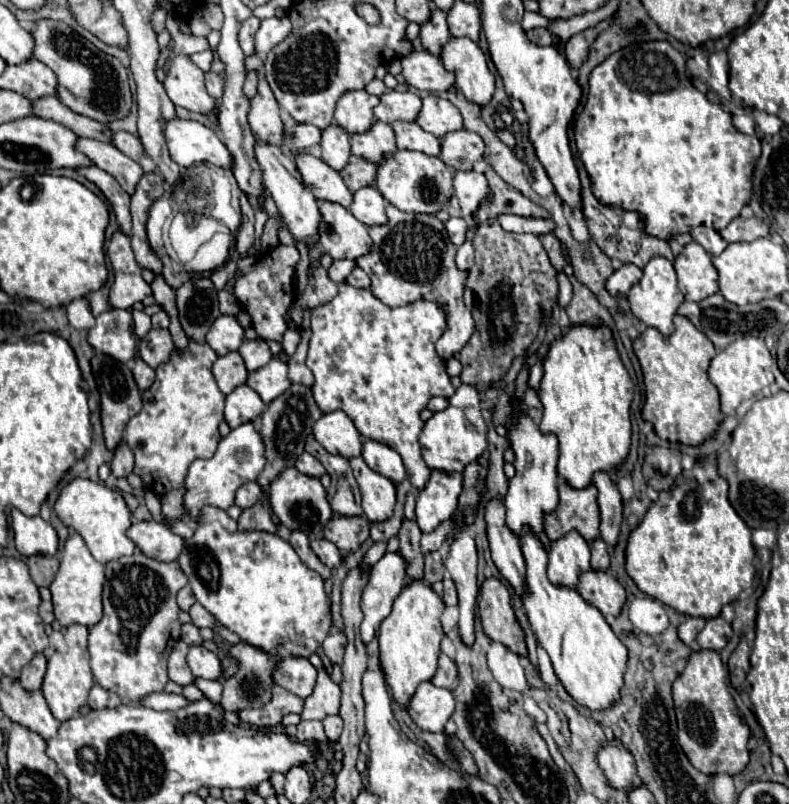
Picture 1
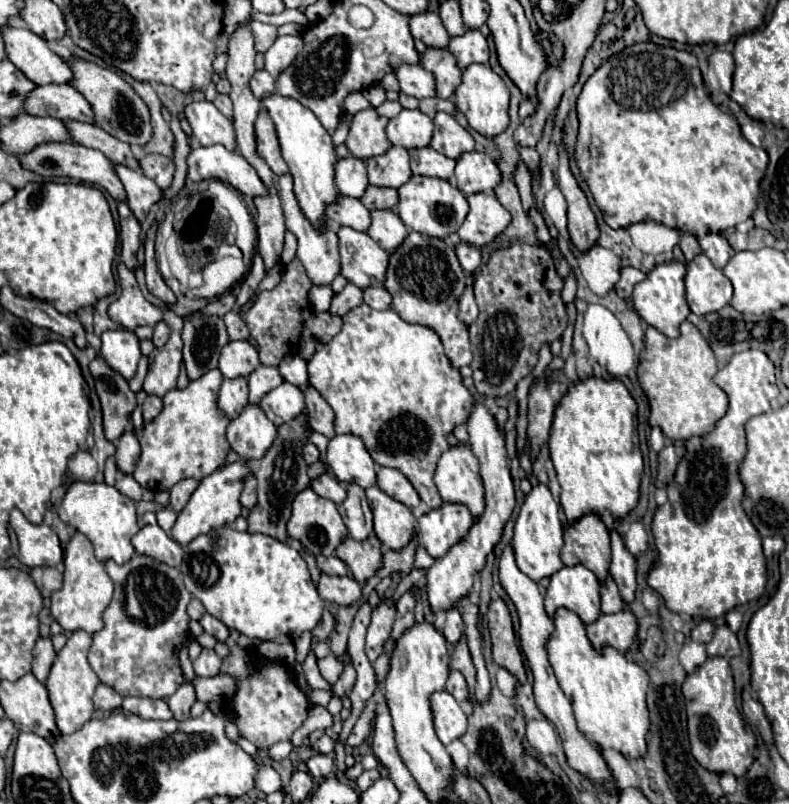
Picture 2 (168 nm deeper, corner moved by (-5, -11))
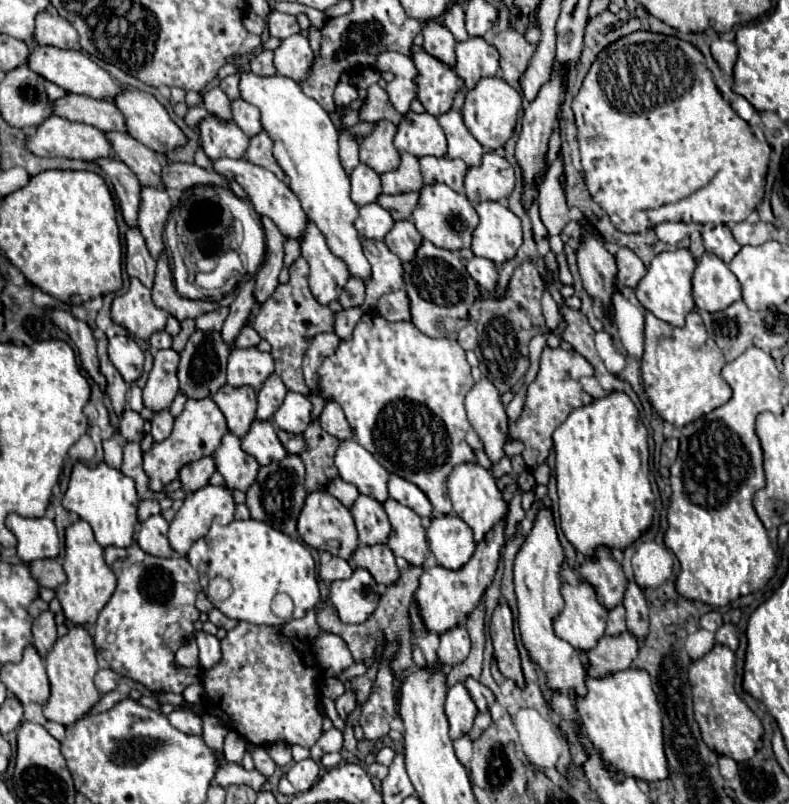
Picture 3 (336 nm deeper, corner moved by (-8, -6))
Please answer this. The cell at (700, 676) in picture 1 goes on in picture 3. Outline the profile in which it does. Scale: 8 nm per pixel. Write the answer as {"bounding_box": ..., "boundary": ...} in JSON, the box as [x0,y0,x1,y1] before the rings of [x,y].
{"bounding_box":[689,644,763,762],"boundary":[[[717,644],[711,652],[695,660],[689,668],[695,720],[699,724],[705,744],[717,754],[731,756],[733,760],[743,762],[755,754],[757,742],[763,734],[763,726],[761,720],[749,710],[749,706],[735,694],[733,680],[735,680],[735,652],[723,644]]]}

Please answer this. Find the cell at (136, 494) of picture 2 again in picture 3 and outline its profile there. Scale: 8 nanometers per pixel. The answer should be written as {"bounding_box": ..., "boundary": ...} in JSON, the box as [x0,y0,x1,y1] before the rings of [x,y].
{"bounding_box":[121,442,149,498],"boundary":[[[125,442],[123,444],[123,466],[121,472],[131,476],[137,484],[137,494],[141,498],[147,496],[149,492],[149,478],[143,470],[143,452],[141,452],[141,444],[139,442]]]}

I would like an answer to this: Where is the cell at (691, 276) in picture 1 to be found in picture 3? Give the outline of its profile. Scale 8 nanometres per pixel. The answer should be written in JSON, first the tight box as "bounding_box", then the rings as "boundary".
{"bounding_box":[693,252,741,312],"boundary":[[[705,252],[693,274],[693,298],[699,310],[721,312],[741,298],[741,284],[723,260]]]}

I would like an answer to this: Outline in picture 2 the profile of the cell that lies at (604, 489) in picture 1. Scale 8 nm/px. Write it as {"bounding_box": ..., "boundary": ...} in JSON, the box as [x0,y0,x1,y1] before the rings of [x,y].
{"bounding_box":[610,529,636,603],"boundary":[[[610,529],[610,539],[612,539],[610,575],[614,577],[622,599],[630,603],[636,593],[636,559],[628,551],[622,535],[616,529]]]}

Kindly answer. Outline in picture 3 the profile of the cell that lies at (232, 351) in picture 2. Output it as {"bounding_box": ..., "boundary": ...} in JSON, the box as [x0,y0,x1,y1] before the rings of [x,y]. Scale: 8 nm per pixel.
{"bounding_box":[227,348,275,390],"boundary":[[[235,348],[229,356],[227,382],[233,388],[251,386],[253,390],[259,390],[273,372],[275,366],[269,352],[261,352],[257,348]]]}

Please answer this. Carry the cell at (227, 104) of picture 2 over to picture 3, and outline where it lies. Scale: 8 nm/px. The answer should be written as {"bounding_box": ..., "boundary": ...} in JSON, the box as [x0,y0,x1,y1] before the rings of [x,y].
{"bounding_box":[233,100,261,136],"boundary":[[[235,100],[233,102],[233,120],[235,124],[247,134],[247,136],[257,136],[261,132],[261,120],[259,120],[259,110],[245,100]]]}

